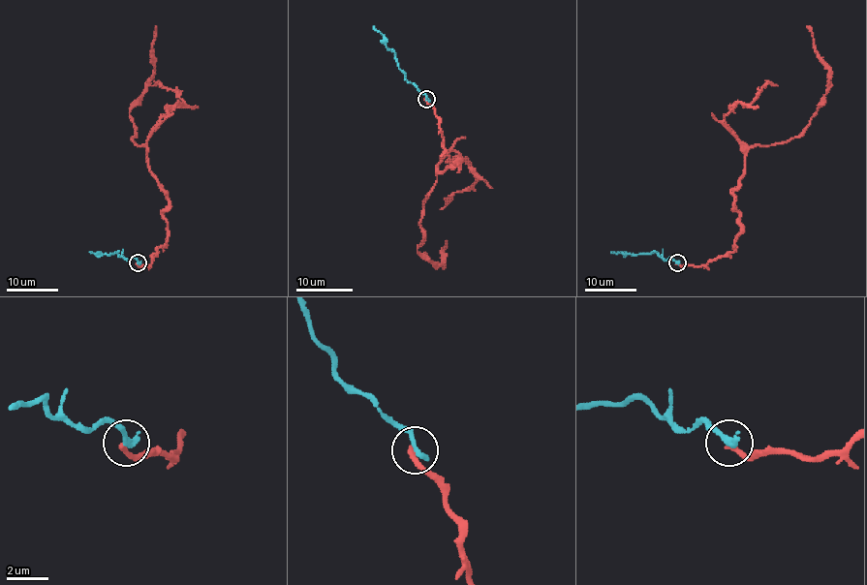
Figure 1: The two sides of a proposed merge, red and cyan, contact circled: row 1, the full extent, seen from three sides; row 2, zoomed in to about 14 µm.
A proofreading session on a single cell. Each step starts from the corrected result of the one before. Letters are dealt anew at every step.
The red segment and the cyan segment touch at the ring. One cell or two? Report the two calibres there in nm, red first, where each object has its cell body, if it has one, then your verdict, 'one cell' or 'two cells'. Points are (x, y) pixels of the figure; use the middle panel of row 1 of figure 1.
calibres 240 and 360 nm; soma red none; soma cyan none; two cells

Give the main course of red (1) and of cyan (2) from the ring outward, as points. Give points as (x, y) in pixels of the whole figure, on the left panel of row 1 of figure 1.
1: (137, 263), (152, 261), (168, 230), (168, 195), (144, 145), (132, 139), (129, 114), (154, 70), (156, 26)
2: (139, 263), (135, 258), (120, 257), (117, 252), (109, 254), (89, 252)

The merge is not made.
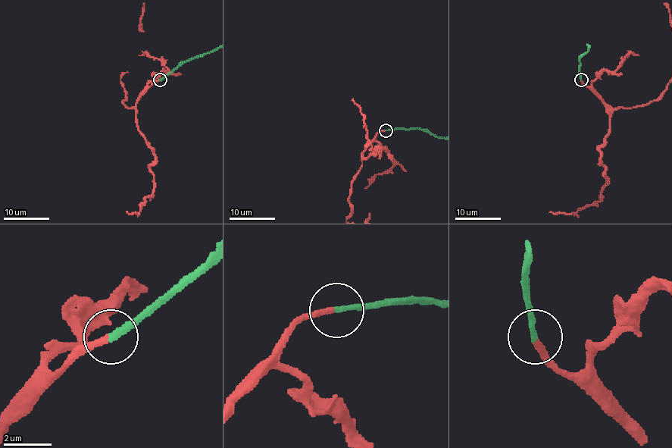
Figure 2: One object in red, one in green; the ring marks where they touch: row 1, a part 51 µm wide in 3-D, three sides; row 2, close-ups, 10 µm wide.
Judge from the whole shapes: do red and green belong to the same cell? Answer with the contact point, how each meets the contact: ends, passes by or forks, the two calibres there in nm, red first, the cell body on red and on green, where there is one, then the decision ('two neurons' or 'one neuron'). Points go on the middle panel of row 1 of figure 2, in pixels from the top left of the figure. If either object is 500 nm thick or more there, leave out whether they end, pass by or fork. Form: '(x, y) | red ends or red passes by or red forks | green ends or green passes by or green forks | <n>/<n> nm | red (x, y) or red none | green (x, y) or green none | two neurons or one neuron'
(386, 130) | red ends | green ends | 240/240 nm | red none | green none | one neuron

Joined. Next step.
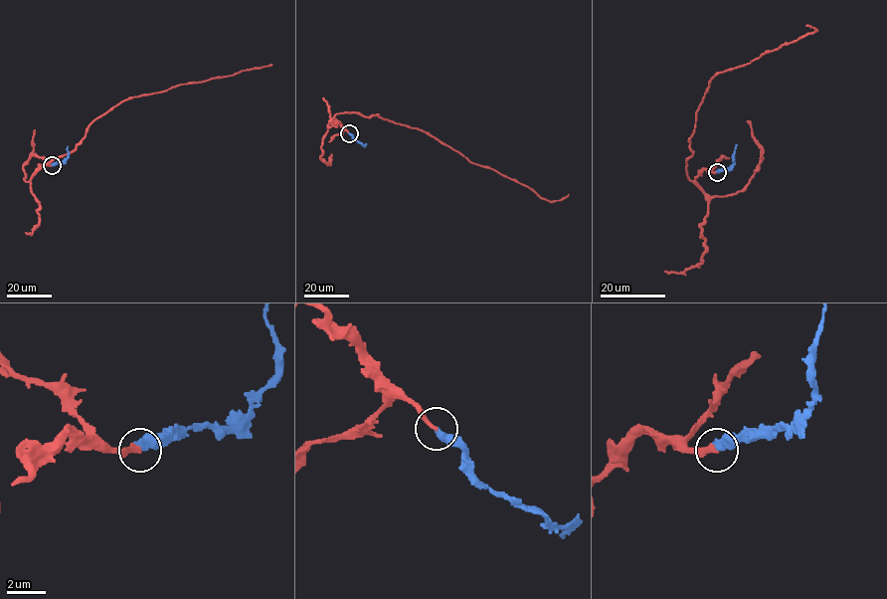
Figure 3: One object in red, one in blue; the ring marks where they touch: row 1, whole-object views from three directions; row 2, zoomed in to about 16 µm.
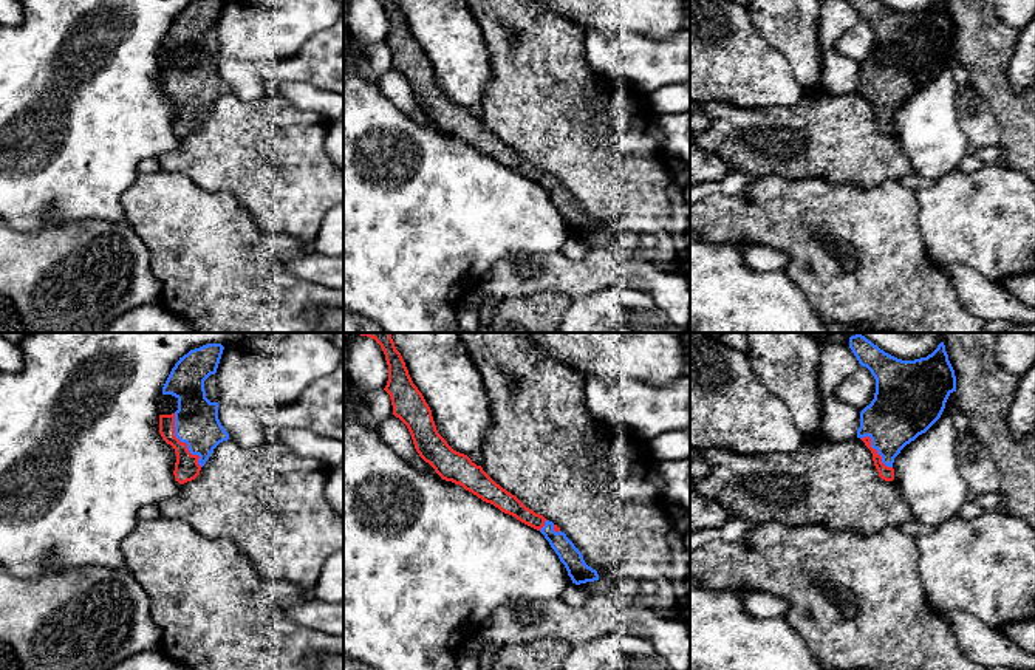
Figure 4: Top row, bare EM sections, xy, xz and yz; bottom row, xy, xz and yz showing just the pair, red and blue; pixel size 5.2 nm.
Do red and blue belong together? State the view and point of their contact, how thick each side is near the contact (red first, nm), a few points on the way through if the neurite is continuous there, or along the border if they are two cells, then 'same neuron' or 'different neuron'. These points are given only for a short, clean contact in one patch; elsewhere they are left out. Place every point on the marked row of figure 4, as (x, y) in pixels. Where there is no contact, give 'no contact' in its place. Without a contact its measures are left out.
meets red in xy at (183, 443); 130 nm thick on the red side, 240 nm on the other; same neuron

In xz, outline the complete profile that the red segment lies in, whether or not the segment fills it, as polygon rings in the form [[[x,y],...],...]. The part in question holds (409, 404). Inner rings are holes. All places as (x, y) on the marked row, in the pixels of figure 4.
[[[391,333],[357,334],[371,337],[381,345],[388,365],[388,381],[384,390],[390,395],[393,415],[407,426],[419,456],[442,480],[463,486],[501,512],[540,531],[565,565],[572,583],[599,580],[597,571],[585,563],[582,552],[557,525],[526,508],[515,495],[497,484],[481,466],[477,466],[467,455],[453,450],[438,433],[432,410],[413,384]]]

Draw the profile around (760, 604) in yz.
[[[744,591],[743,594],[744,607],[747,611],[760,619],[767,619],[777,613],[784,613],[789,608],[789,602],[780,596],[764,593],[764,591]]]

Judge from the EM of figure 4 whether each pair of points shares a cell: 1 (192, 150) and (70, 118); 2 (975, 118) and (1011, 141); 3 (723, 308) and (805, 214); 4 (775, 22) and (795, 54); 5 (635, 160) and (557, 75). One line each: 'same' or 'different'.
1: different
2: different
3: different
4: same
5: same

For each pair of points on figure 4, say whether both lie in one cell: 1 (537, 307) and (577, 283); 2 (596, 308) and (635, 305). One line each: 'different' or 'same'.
1: different
2: same

